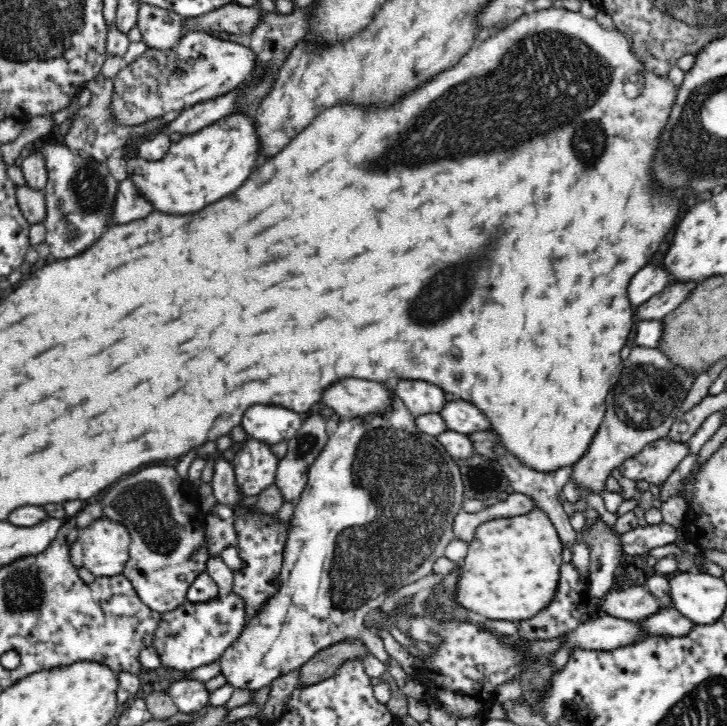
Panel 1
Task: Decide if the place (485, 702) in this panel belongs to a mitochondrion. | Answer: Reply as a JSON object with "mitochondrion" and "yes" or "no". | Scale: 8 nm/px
{"mitochondrion":"no"}

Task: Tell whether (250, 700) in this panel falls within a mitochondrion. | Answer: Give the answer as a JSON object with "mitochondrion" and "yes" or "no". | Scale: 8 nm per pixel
{"mitochondrion":"no"}

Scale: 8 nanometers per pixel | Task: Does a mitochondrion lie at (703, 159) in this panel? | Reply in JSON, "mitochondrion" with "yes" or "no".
{"mitochondrion":"yes"}

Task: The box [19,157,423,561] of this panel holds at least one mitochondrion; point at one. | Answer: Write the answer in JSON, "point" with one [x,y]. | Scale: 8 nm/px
{"point":[88,190]}

